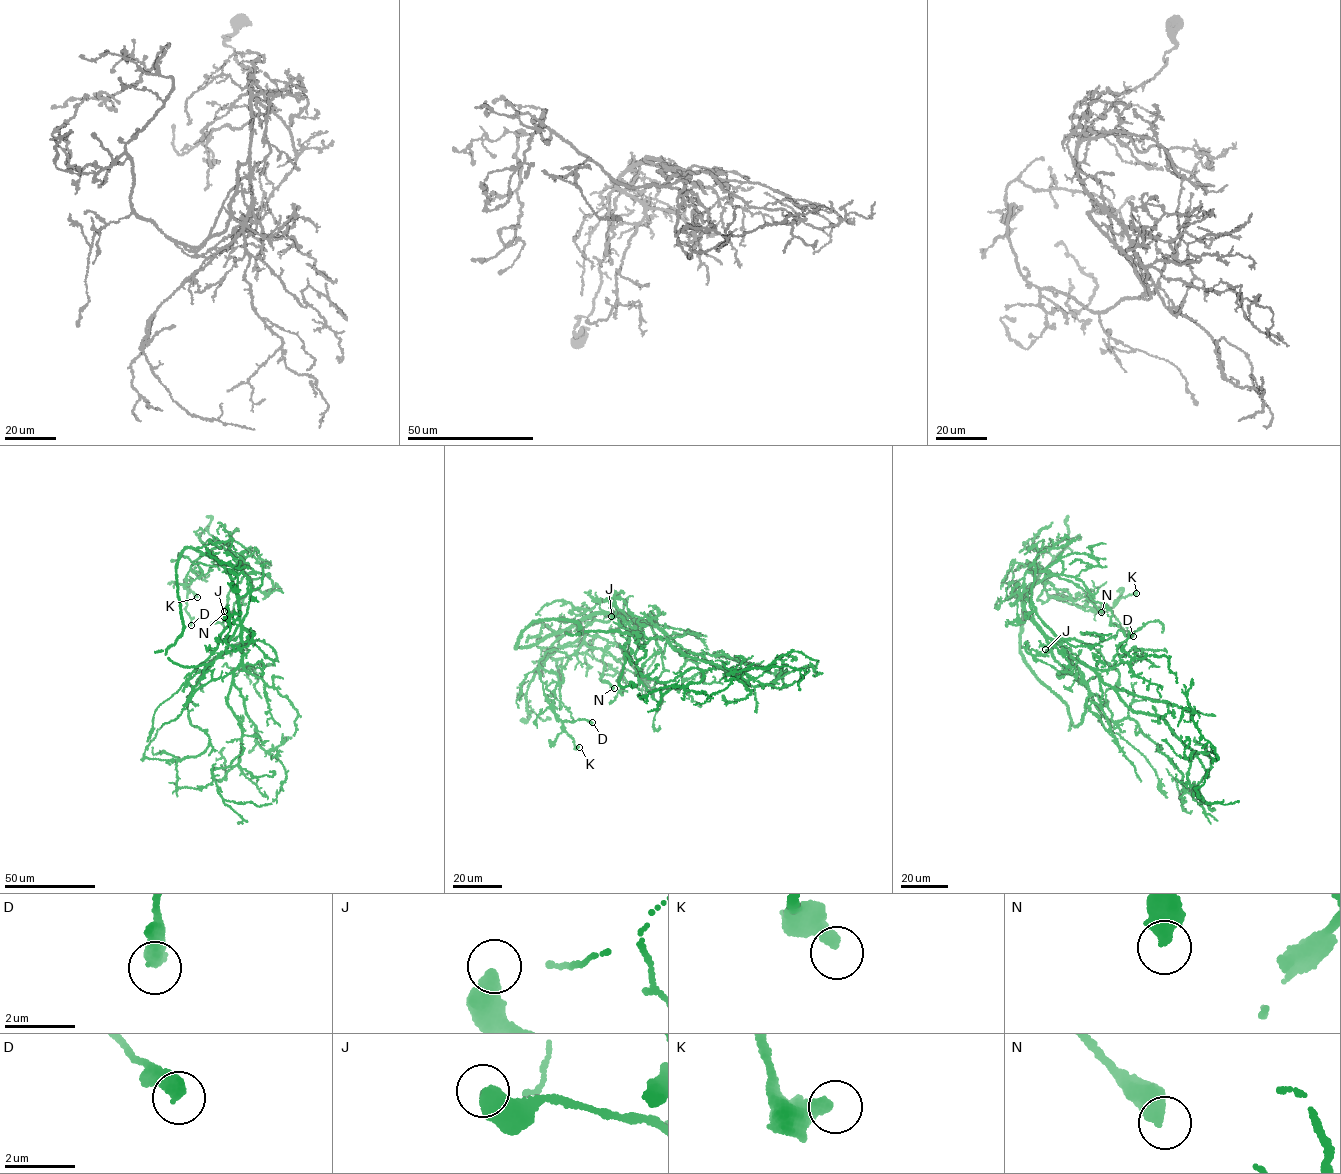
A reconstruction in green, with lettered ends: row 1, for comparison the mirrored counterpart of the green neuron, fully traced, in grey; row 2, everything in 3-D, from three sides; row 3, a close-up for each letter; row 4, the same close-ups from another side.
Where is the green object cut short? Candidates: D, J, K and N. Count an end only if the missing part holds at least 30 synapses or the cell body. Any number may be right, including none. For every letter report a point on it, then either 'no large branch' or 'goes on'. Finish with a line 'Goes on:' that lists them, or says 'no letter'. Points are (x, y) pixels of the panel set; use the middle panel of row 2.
D: place (592, 722); no large branch
J: place (611, 616); no large branch
K: place (579, 747); no large branch
N: place (614, 688); no large branch
Goes on: no letter

